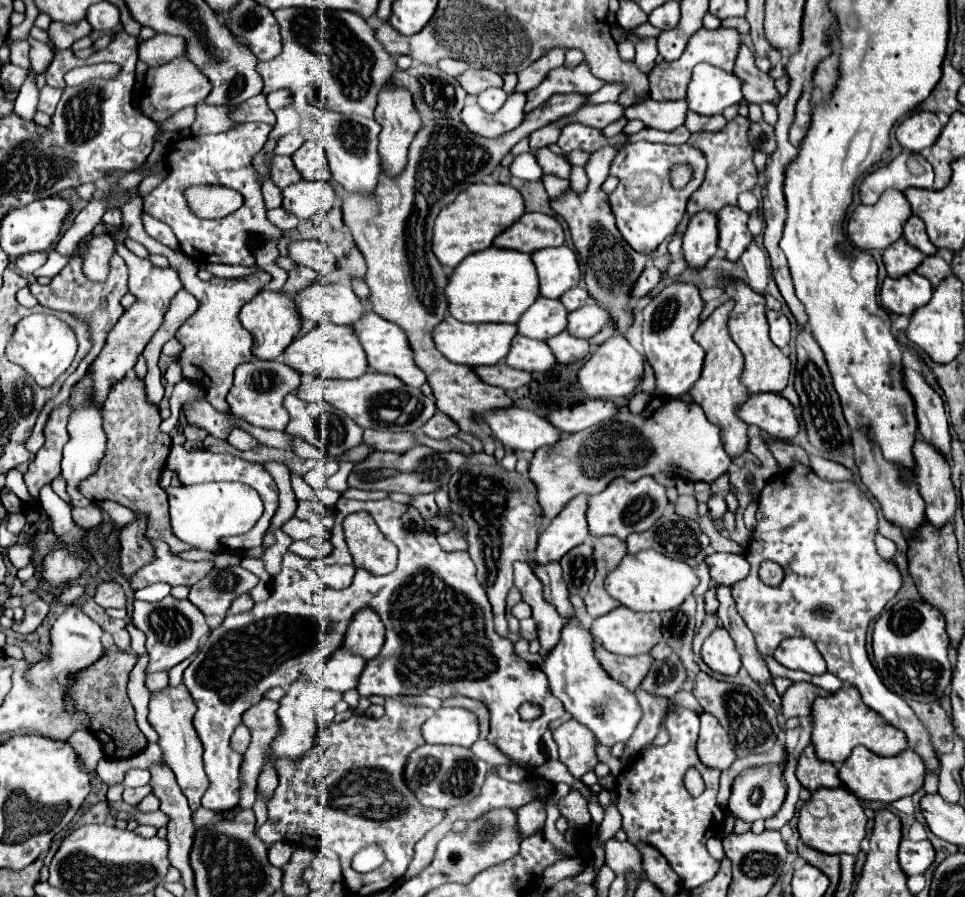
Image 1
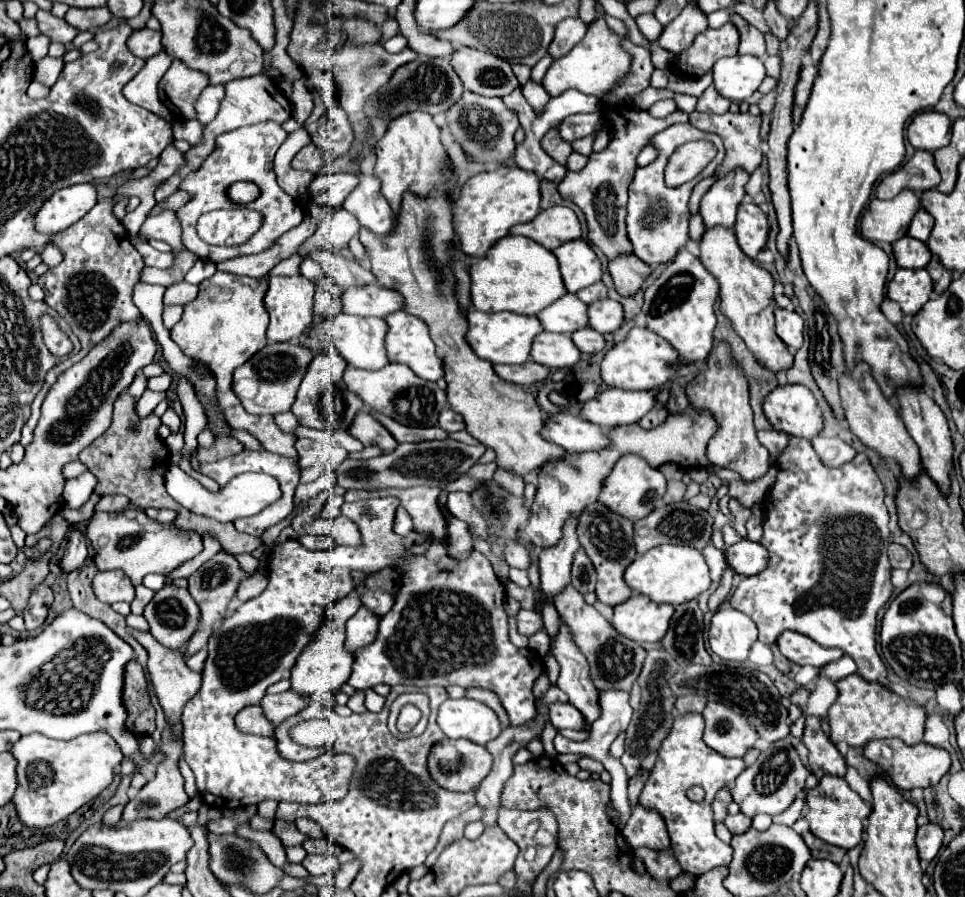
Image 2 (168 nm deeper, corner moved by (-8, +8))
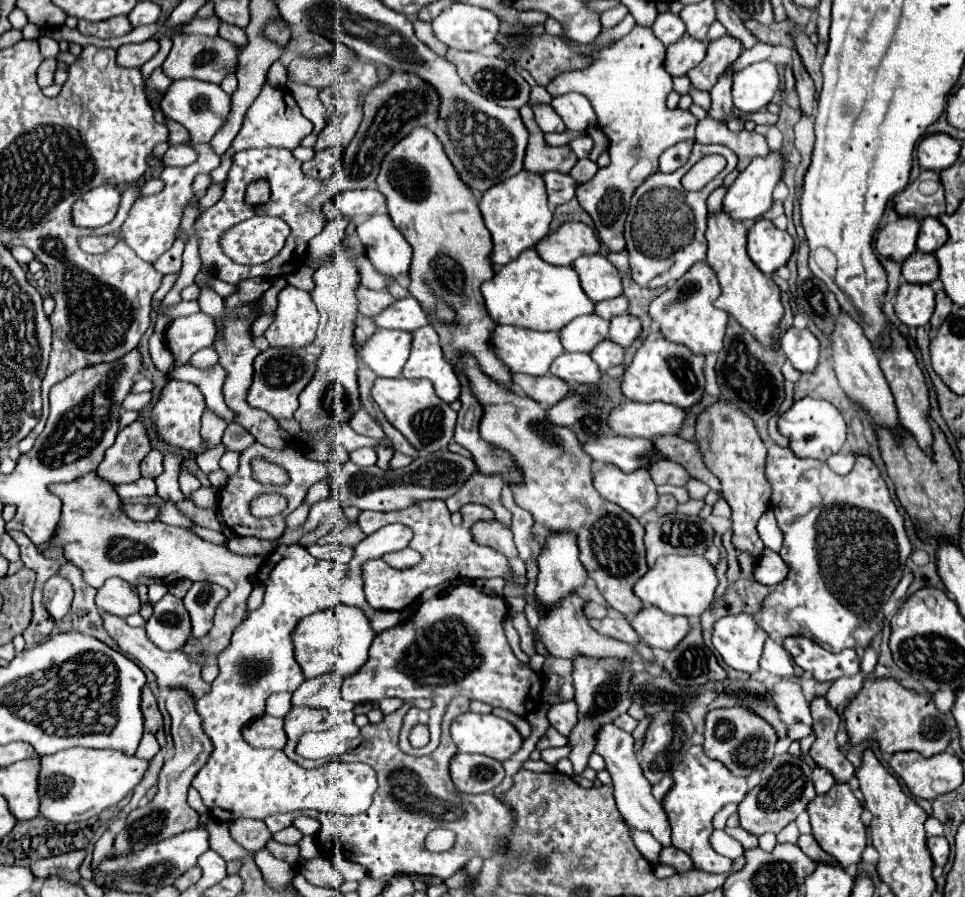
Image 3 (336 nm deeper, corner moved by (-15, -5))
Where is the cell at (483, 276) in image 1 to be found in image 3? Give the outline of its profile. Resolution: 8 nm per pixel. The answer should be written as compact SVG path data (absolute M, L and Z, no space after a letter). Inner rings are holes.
M526 249L516 261L500 267L494 277L482 285L482 297L490 317L498 325L534 331L560 331L574 317L594 311L594 303L584 295L576 271L542 261L534 249Z

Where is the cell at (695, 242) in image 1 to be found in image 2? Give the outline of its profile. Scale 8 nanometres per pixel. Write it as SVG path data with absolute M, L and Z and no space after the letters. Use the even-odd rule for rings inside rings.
M737 168L729 172L727 176L719 178L707 194L701 198L699 212L703 216L705 228L713 226L725 226L733 228L737 206L741 204L745 196L745 184L749 182L751 174L743 168Z

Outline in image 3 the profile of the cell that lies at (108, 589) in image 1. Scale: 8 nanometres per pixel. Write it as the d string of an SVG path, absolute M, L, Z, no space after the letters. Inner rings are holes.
M108 579L96 595L98 609L112 613L116 617L128 617L140 611L140 599L136 587L128 585L124 579Z

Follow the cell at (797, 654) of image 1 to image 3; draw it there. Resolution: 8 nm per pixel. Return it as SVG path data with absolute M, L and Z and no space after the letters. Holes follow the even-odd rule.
M806 637L784 639L784 649L798 667L812 673L818 681L836 681L838 677L852 677L860 671L860 659L854 649L830 653Z

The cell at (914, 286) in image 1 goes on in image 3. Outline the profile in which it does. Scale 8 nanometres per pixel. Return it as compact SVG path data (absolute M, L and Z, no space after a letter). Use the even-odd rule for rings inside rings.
M902 283L896 295L896 317L908 327L926 325L934 313L934 291L930 285Z

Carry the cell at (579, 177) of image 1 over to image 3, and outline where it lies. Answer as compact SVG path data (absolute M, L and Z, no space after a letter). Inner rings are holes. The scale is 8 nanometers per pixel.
M592 126L587 129L588 135L594 140L594 147L589 154L589 159L596 161L599 155L608 148L609 141L606 135L598 126Z

